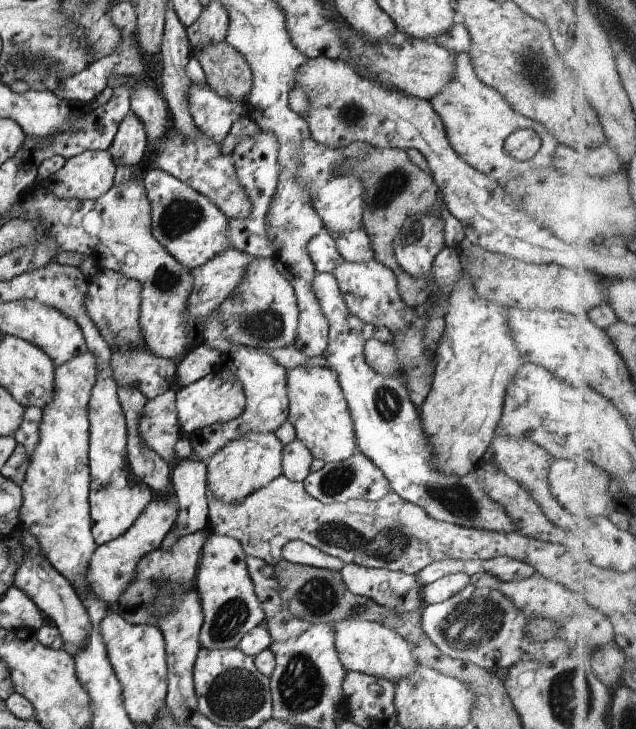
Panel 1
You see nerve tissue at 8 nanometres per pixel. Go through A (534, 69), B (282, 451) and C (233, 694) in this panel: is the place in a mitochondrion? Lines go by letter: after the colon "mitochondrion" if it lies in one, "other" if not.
A: mitochondrion
B: other
C: mitochondrion

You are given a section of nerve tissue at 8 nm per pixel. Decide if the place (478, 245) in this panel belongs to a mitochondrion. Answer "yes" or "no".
no

